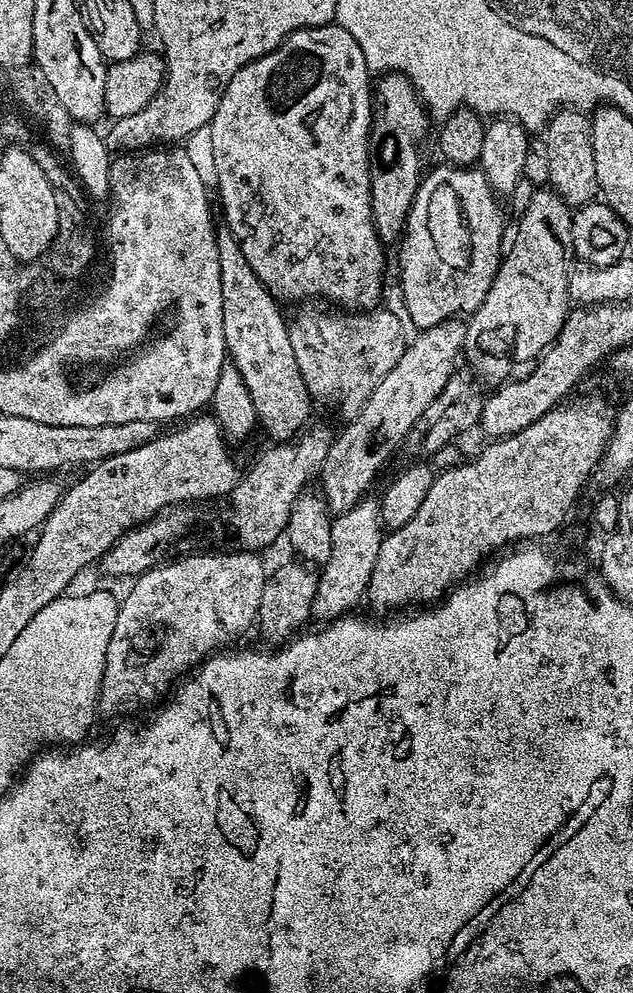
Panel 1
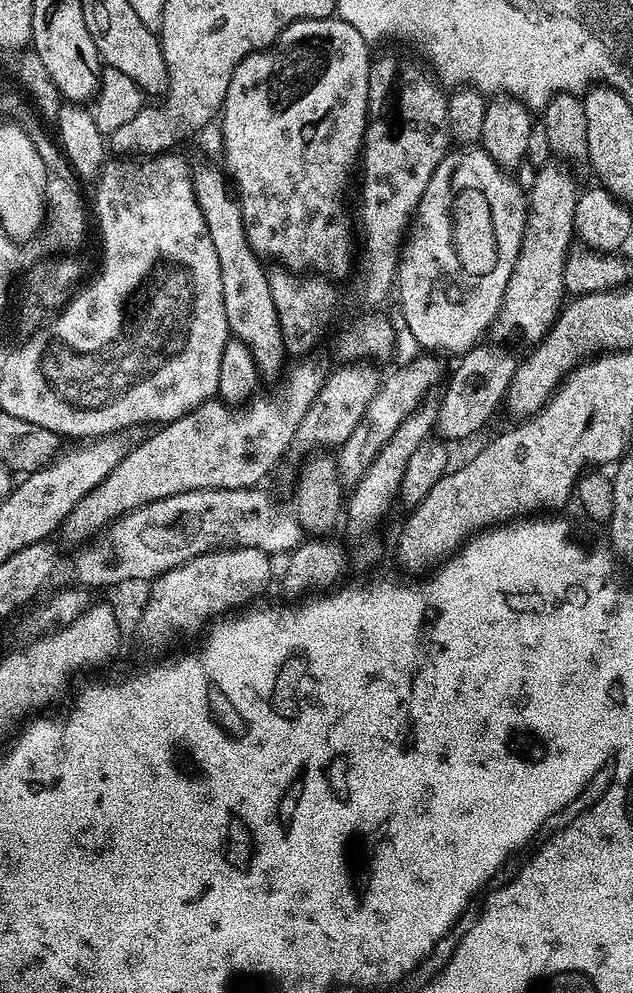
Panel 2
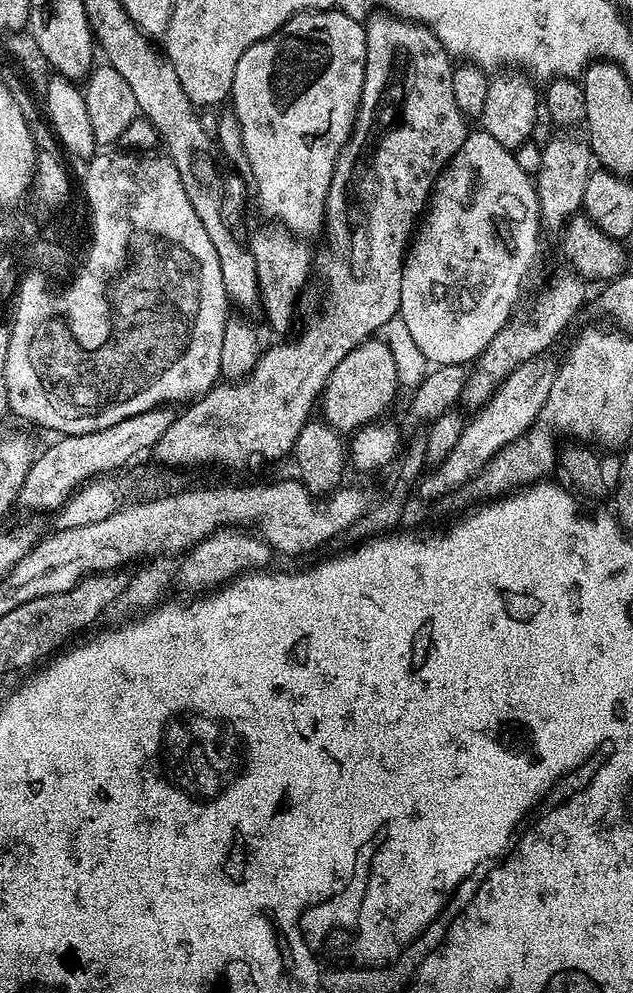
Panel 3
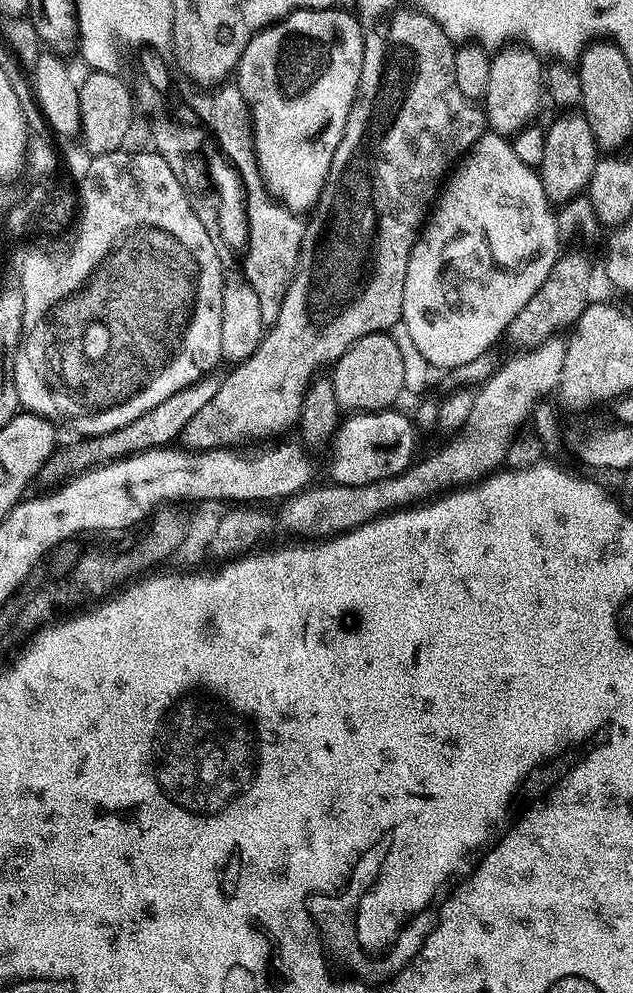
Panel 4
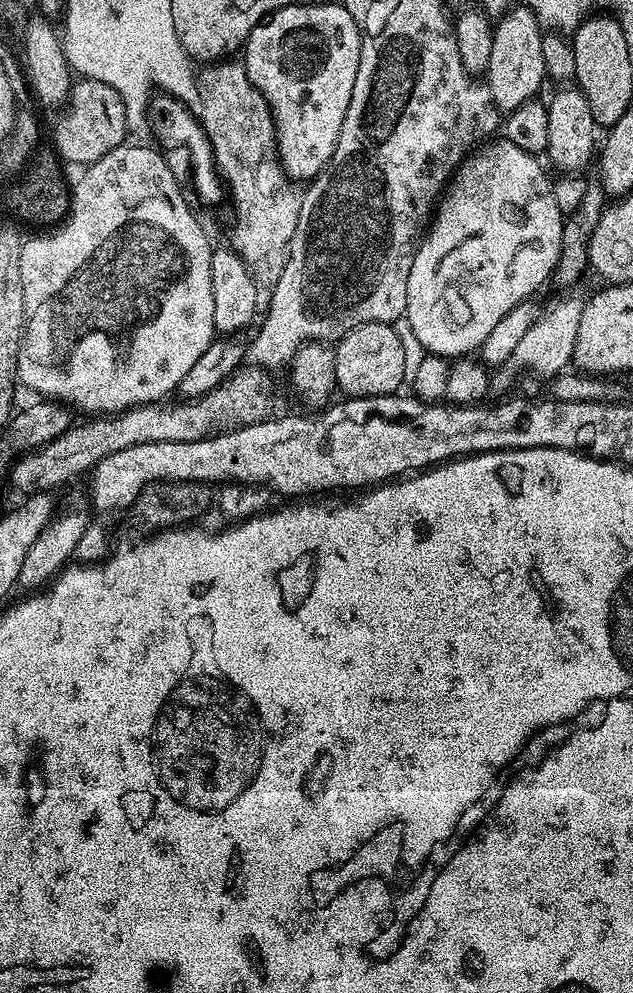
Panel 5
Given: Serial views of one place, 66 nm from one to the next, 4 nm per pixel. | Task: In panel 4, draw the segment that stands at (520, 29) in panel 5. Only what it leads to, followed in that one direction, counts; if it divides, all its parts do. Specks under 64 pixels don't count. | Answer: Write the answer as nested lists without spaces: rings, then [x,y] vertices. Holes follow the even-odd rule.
[[[524,44],[505,45],[492,56],[489,85],[482,101],[491,131],[512,136],[535,119],[543,88],[543,69],[541,57]]]

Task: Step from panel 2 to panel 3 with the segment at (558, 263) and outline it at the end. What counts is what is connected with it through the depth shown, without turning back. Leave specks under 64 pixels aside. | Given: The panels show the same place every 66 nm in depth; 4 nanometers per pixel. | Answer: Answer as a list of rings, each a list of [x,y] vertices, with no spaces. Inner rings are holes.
[[[556,134],[547,145],[541,147],[542,166],[534,173],[540,223],[545,229],[559,233],[564,225],[584,207],[586,182],[594,170],[592,147],[587,139],[572,134]]]

